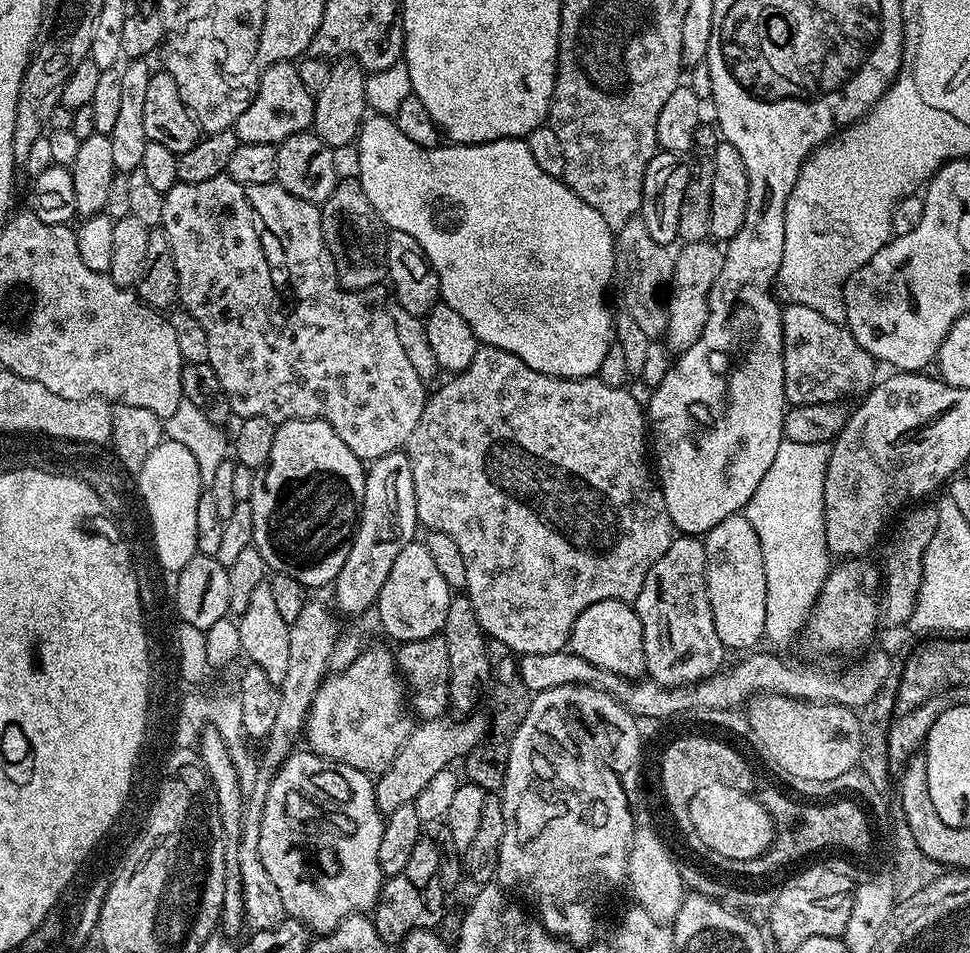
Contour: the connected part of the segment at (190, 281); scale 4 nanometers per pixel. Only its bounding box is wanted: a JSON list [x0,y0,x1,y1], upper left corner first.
[162,174,426,462]

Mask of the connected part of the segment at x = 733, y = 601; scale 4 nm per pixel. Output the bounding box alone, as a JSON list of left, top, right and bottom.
[703,514,766,649]

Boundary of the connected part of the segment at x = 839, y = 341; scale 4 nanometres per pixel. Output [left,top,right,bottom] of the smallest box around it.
[780,303,877,404]

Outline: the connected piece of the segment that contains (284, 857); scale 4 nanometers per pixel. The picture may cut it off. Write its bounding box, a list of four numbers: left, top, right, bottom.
[258,750,385,934]

